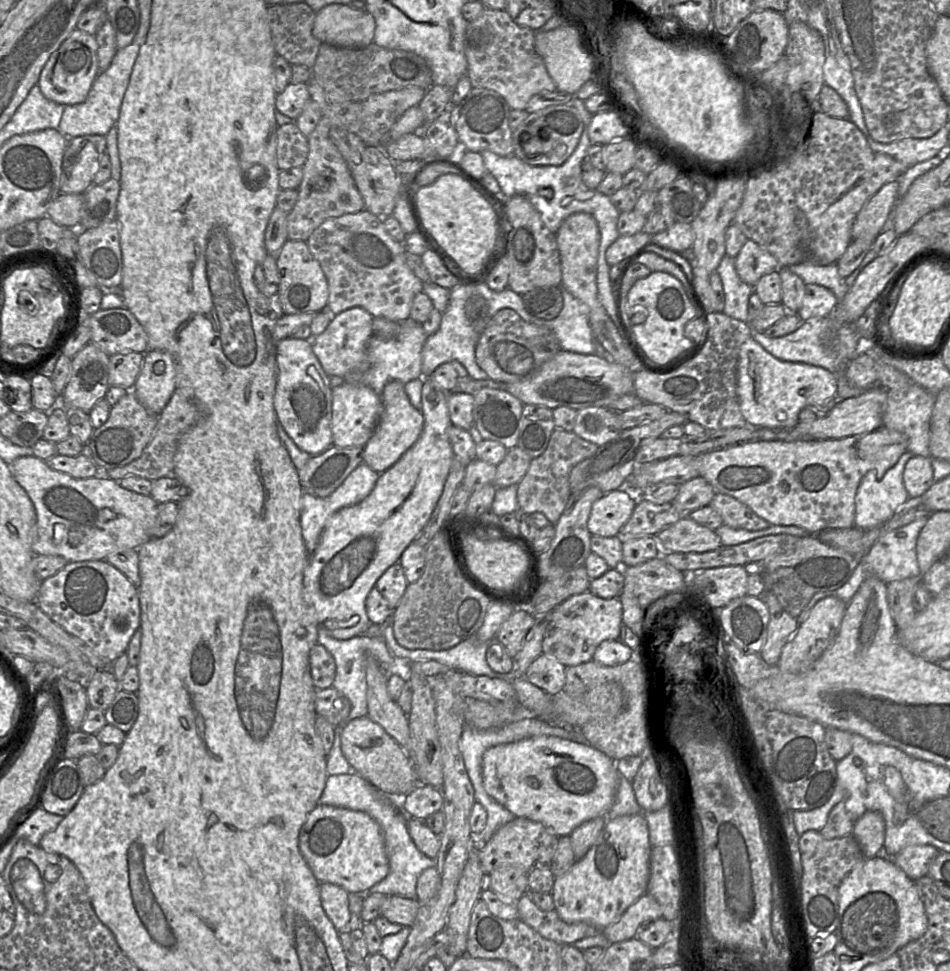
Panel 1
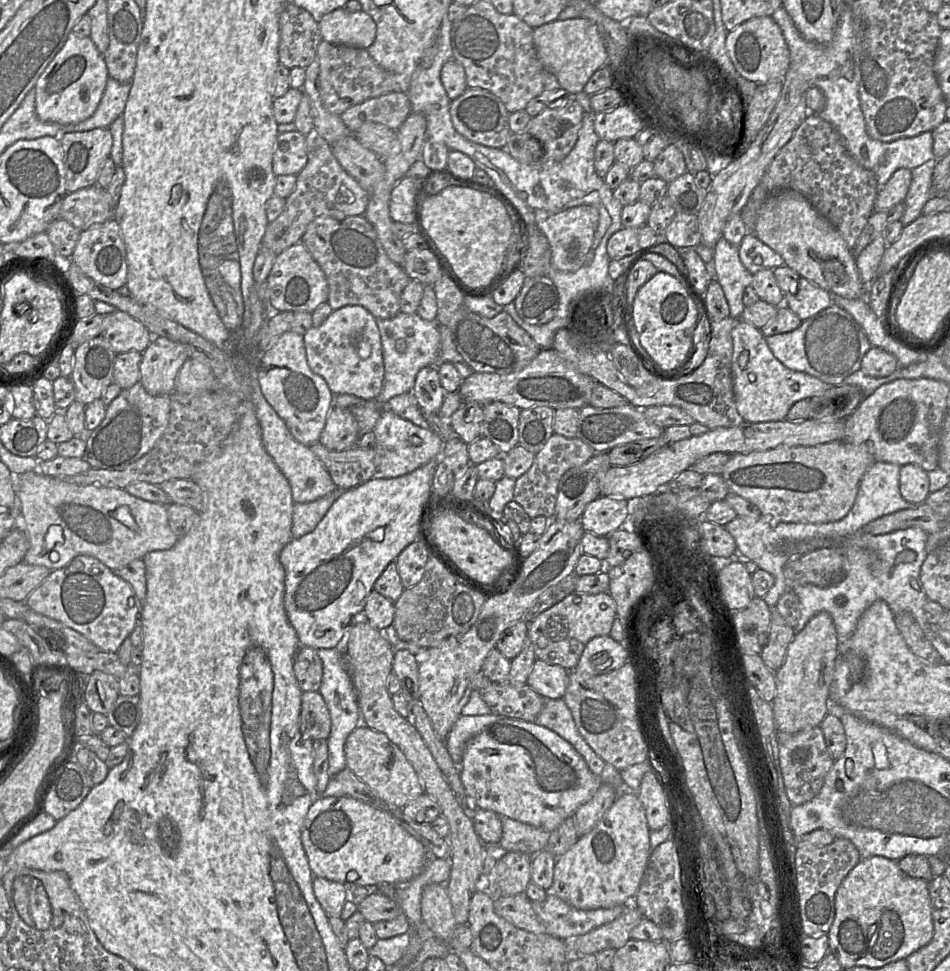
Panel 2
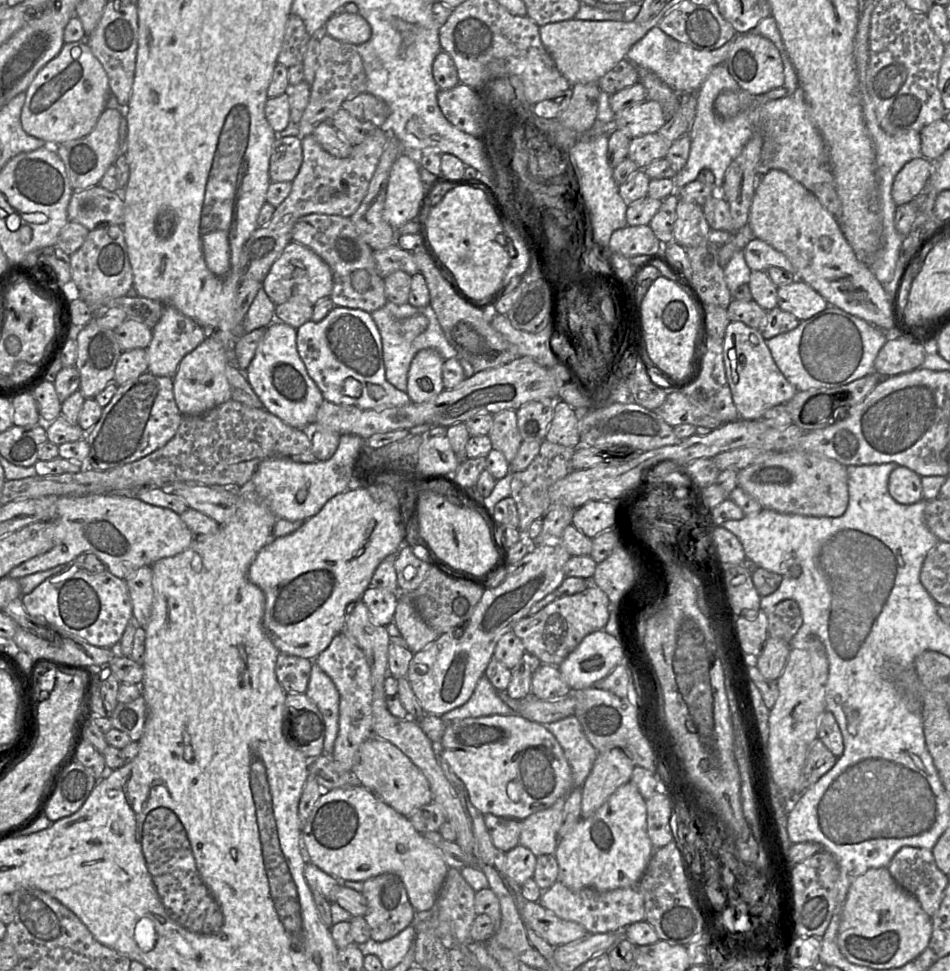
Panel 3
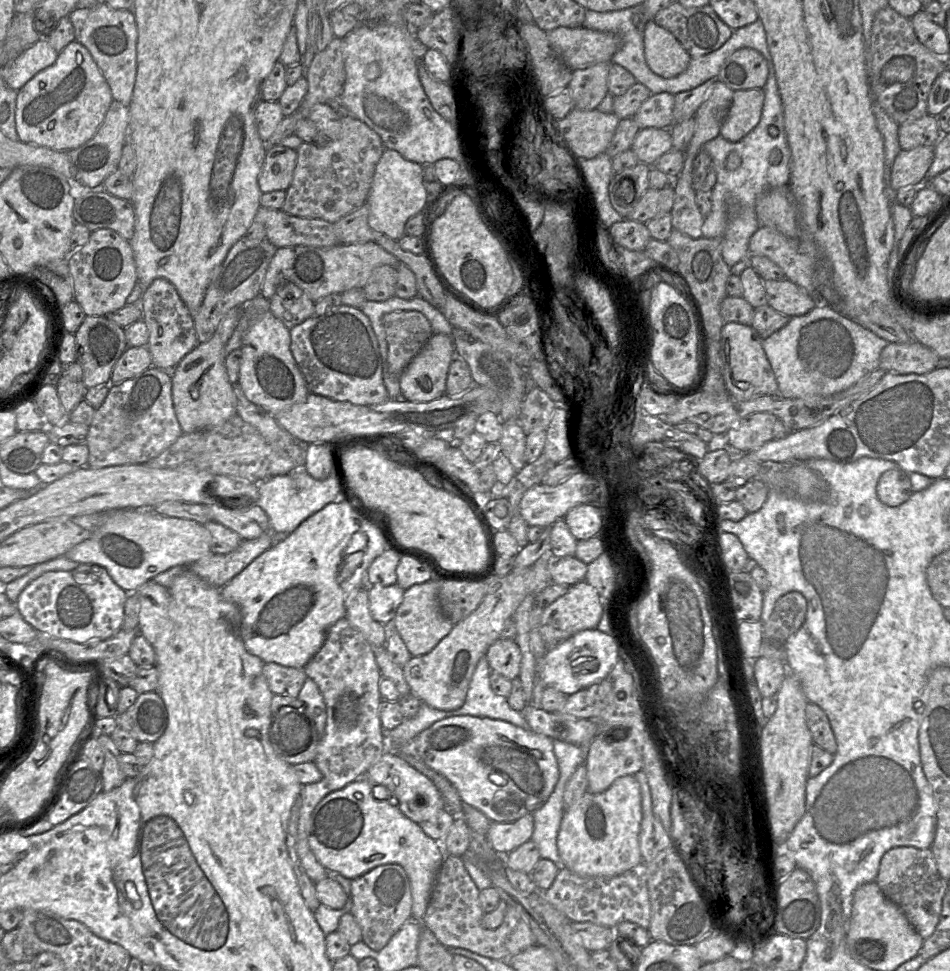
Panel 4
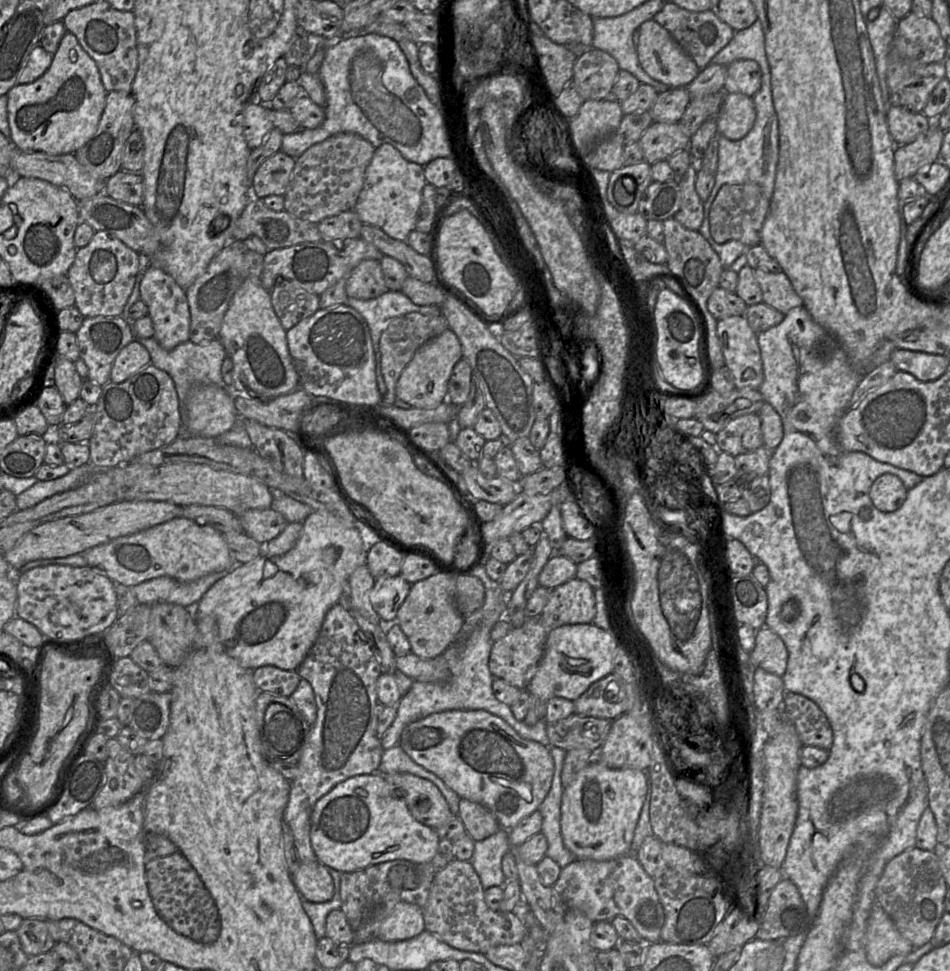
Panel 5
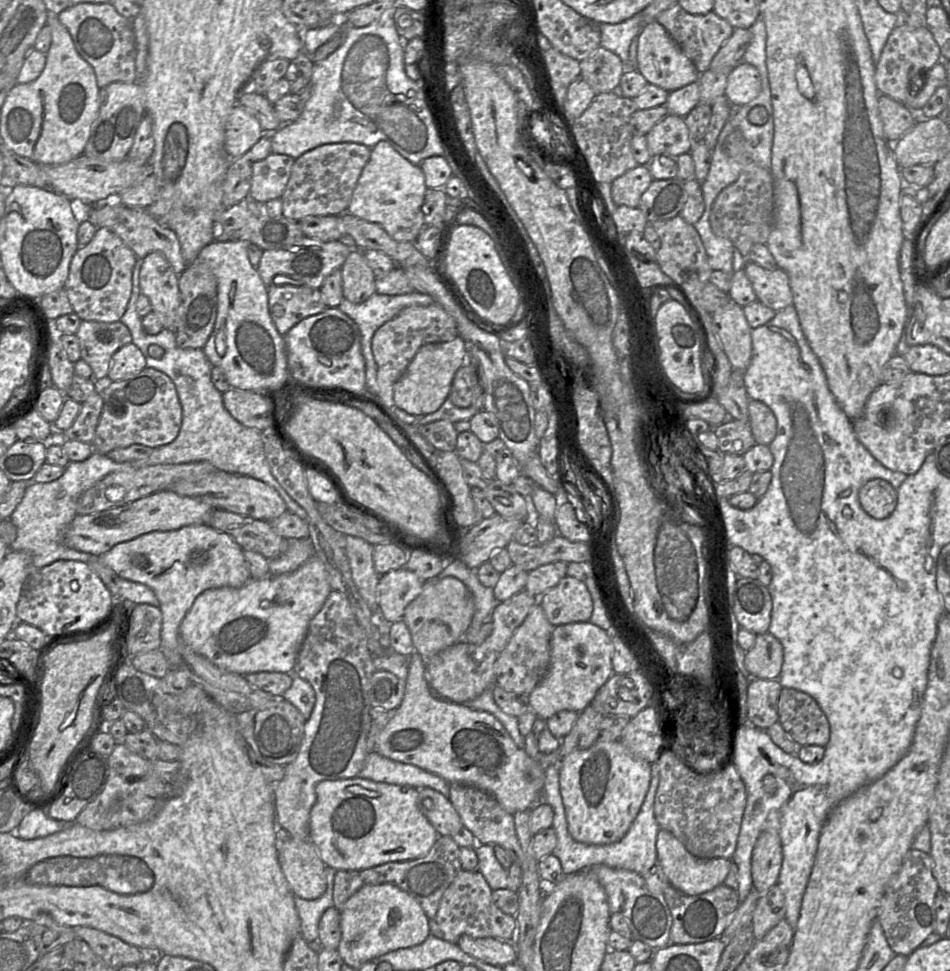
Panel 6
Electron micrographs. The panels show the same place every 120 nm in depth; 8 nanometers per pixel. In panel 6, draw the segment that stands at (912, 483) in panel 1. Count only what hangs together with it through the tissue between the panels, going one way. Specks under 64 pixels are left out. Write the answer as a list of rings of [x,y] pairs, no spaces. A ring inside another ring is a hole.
[[[871,479],[858,492],[864,511],[875,519],[888,517],[897,505],[897,490],[886,480]]]

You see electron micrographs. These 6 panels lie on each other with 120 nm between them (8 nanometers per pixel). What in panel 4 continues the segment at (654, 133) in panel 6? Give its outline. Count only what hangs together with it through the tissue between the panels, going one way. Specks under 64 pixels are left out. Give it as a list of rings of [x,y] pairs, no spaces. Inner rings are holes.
[[[667,128],[640,129],[631,146],[639,163],[647,165],[653,165],[659,157],[672,149],[671,131]]]

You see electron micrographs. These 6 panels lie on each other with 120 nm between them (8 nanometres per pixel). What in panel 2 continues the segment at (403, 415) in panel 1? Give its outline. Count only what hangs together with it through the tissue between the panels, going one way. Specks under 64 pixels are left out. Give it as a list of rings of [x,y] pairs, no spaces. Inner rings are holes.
[[[389,411],[382,412],[373,432],[377,441],[372,448],[377,450],[377,472],[373,478],[396,478],[411,473],[438,458],[444,444],[444,440],[431,429],[419,427]]]

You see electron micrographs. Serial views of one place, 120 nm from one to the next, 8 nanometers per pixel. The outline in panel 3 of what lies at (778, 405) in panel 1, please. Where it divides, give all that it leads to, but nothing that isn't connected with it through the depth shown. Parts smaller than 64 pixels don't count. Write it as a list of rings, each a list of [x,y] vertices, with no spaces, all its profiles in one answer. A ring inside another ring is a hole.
[[[730,321],[724,336],[723,357],[727,382],[740,419],[759,420],[768,409],[786,403],[797,392],[777,367],[758,329],[740,321]]]

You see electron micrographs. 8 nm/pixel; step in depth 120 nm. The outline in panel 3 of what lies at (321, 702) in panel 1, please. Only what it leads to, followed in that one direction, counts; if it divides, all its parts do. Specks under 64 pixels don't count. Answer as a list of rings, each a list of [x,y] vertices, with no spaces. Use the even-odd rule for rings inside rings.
[[[288,694],[282,721],[283,736],[308,760],[323,753],[326,726],[318,707],[305,694]]]

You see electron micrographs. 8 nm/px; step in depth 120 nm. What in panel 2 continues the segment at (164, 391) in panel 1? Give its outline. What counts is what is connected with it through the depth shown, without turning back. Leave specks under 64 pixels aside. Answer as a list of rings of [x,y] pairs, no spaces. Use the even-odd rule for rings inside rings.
[[[153,336],[150,344],[142,353],[140,363],[140,383],[152,396],[170,395],[184,362],[189,358],[188,350],[181,344],[161,336]]]

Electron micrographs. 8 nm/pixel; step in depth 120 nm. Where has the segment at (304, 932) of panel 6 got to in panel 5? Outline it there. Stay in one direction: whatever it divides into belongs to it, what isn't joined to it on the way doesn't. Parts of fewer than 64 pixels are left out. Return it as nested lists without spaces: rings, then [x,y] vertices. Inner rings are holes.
[[[328,868],[328,871],[334,883],[334,895],[331,900],[323,903],[314,903],[302,899],[302,907],[312,923],[315,936],[318,940],[326,935],[326,918],[328,914],[332,910],[339,909],[341,906],[340,881],[342,873],[345,872],[340,872],[333,868]]]

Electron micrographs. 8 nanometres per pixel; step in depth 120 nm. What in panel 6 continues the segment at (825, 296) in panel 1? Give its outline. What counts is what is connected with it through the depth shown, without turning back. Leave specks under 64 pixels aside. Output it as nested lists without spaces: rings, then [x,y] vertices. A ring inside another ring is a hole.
[[[747,261],[743,269],[752,284],[757,301],[775,311],[793,304],[789,277],[784,270],[768,270],[751,261]]]

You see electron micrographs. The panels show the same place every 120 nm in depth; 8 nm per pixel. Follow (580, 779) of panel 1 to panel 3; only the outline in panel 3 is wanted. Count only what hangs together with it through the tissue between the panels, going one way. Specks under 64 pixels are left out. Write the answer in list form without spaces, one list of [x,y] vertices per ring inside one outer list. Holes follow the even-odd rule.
[[[518,714],[491,715],[454,720],[436,747],[438,757],[448,763],[465,785],[472,805],[483,815],[522,821],[531,814],[551,807],[572,790],[570,766],[555,737],[543,724],[529,721]]]

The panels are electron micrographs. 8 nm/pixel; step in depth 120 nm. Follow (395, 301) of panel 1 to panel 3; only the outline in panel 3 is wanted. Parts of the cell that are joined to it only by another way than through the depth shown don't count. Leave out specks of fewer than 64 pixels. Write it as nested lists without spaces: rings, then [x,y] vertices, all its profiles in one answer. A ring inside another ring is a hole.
[[[316,213],[302,216],[293,227],[292,241],[311,249],[330,267],[333,276],[330,298],[335,306],[371,313],[388,301],[384,278],[379,275],[373,257],[374,250],[360,237],[349,217]]]

